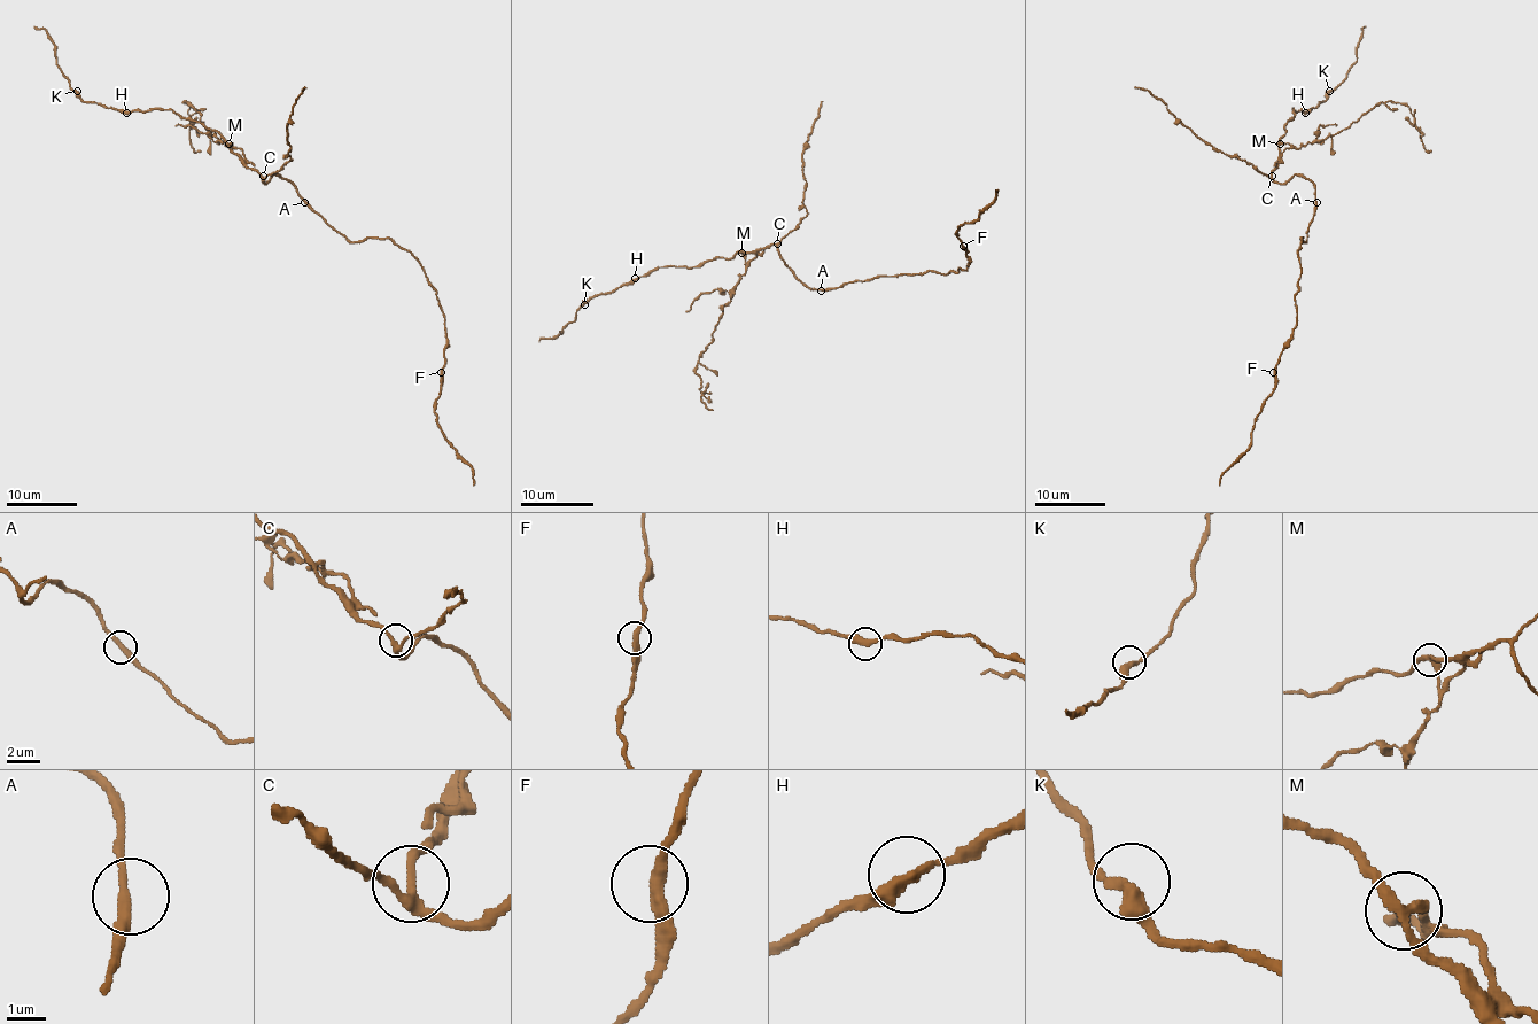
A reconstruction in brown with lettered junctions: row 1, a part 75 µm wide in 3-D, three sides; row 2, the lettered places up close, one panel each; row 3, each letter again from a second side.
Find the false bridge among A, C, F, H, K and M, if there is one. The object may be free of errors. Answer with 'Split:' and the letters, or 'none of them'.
Split: M

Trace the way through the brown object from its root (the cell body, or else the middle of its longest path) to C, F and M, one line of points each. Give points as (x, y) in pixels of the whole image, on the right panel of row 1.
C: (1315, 202), (1315, 186), (1303, 176), (1292, 176), (1283, 183), (1276, 183), (1272, 176)
F: (1315, 202), (1306, 241), (1302, 239), (1297, 251), (1302, 274), (1294, 296), (1296, 328), (1273, 372)
M: (1315, 202), (1315, 186), (1303, 176), (1292, 176), (1283, 183), (1273, 179), (1272, 172), (1276, 165), (1280, 145)

